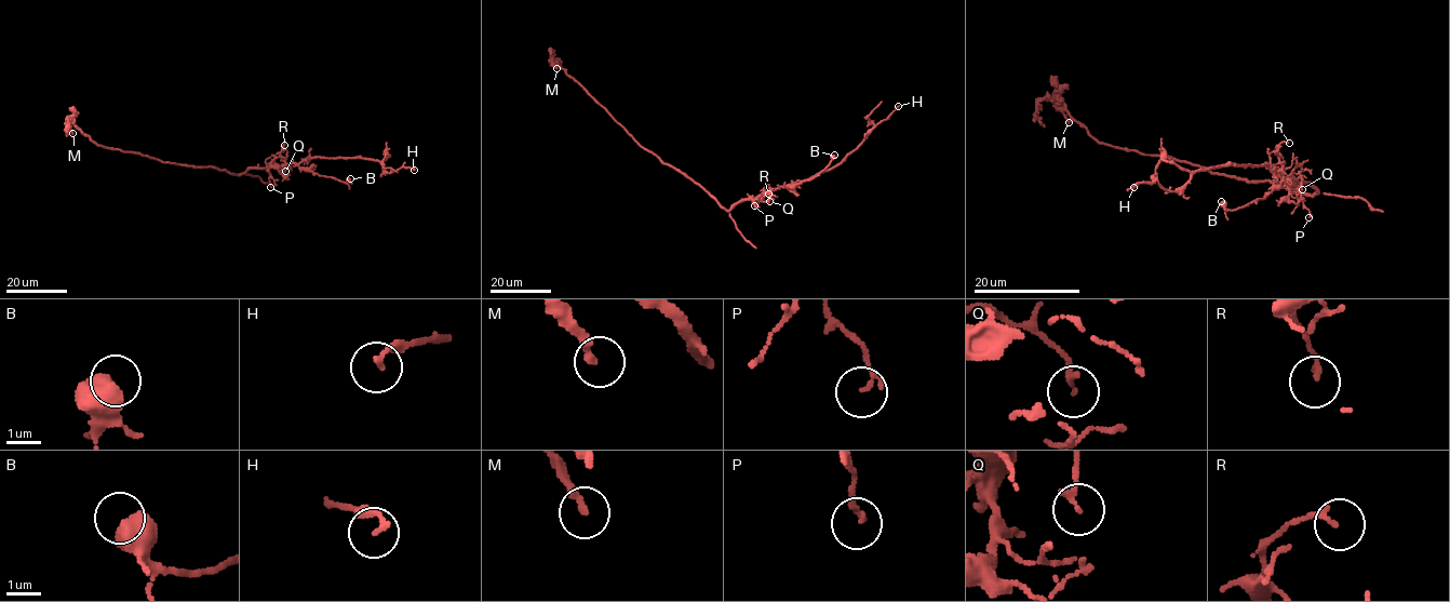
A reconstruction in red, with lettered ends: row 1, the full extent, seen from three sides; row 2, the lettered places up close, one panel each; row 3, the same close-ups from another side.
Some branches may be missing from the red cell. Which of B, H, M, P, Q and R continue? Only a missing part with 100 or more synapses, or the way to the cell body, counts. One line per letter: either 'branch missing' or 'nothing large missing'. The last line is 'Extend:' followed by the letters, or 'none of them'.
B: nothing large missing
H: nothing large missing
M: nothing large missing
P: nothing large missing
Q: nothing large missing
R: nothing large missing
Extend: none of them

